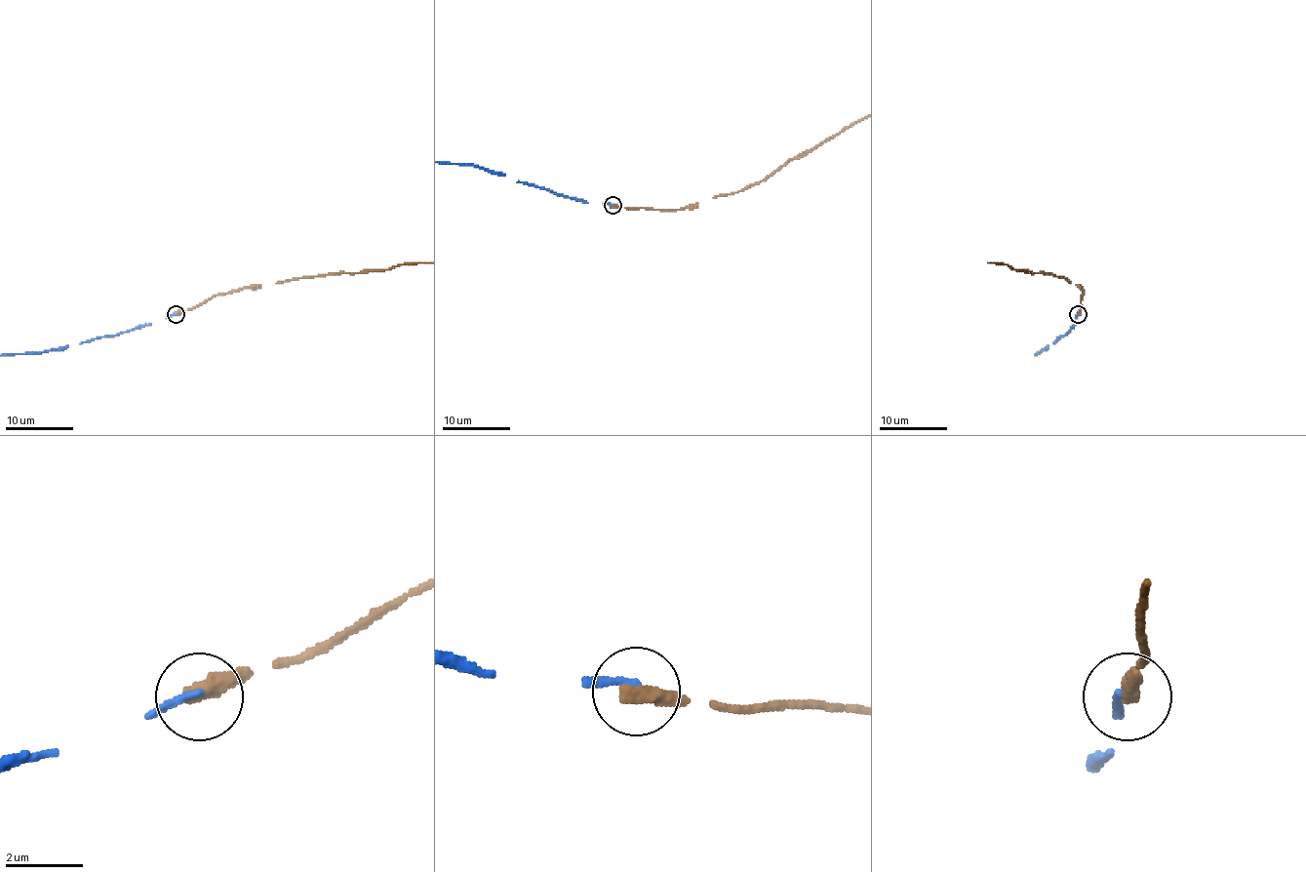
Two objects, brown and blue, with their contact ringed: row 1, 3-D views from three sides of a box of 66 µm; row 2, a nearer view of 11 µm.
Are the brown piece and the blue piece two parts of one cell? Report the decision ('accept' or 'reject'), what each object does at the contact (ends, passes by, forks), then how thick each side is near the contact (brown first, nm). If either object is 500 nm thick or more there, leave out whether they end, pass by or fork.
reject | brown ends | blue ends | 480/180 nm

